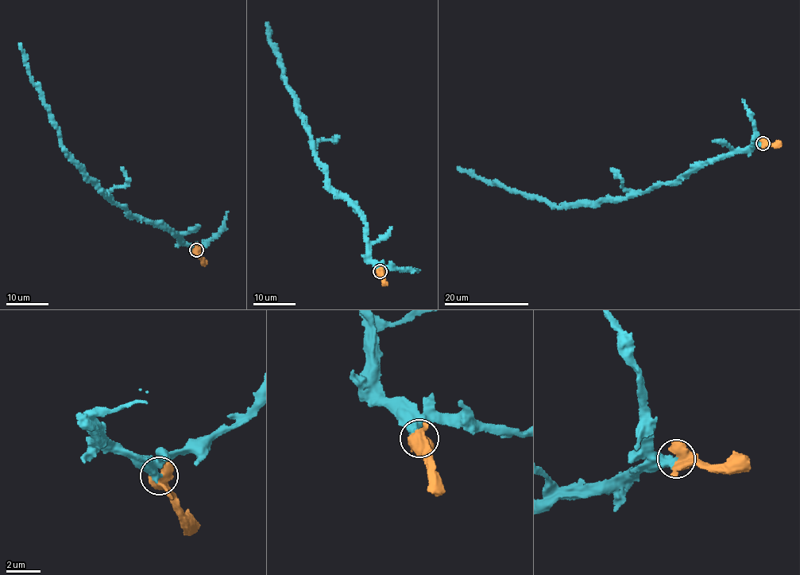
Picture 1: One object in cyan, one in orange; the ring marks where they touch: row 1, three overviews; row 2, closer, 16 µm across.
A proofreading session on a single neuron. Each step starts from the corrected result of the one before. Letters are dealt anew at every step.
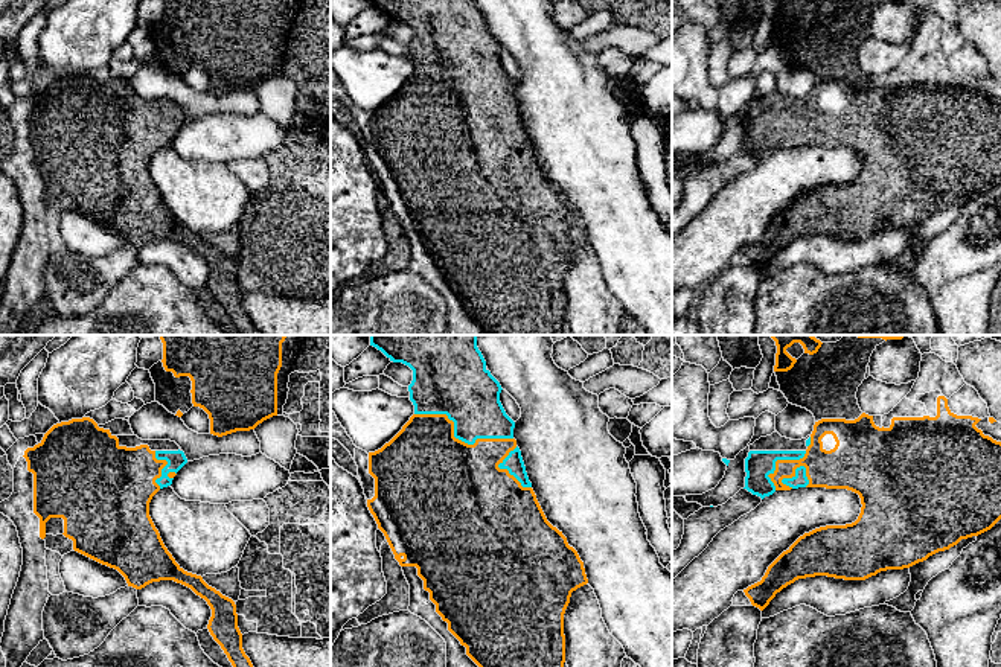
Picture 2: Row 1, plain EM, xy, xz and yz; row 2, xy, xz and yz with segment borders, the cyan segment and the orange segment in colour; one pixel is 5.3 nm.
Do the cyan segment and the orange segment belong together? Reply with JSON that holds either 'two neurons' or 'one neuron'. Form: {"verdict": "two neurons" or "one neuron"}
{"verdict": "one neuron"}

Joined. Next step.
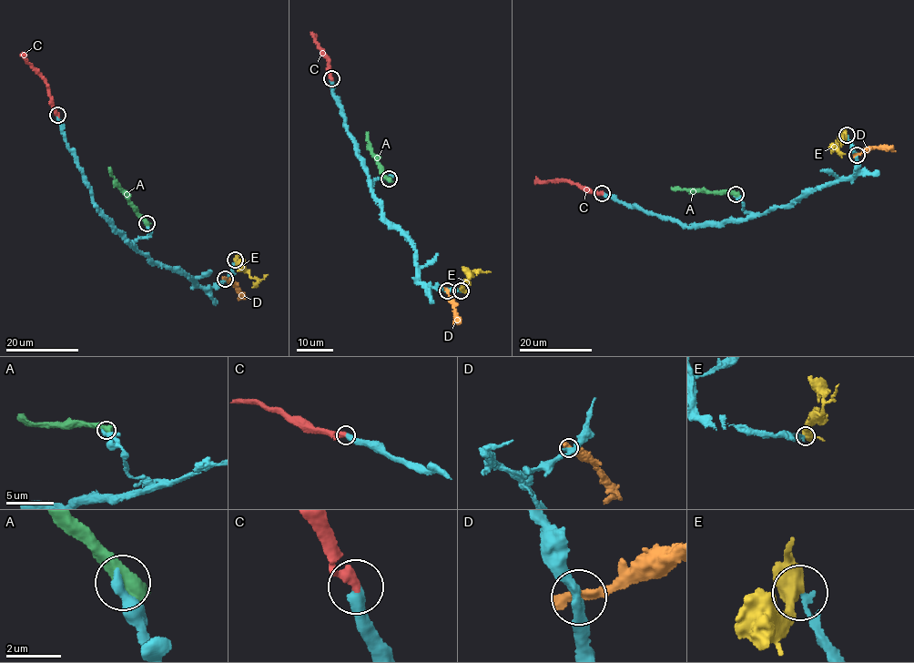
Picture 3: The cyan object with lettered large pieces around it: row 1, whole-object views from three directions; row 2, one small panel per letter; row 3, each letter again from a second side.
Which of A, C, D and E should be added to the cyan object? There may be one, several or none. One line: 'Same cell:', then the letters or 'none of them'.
Same cell: C

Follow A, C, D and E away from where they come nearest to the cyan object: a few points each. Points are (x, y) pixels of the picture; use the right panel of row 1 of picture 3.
A: (736, 194), (671, 188)
C: (602, 193), (583, 189), (567, 181), (534, 182)
D: (857, 155), (878, 147), (888, 147), (895, 151)
E: (847, 135), (837, 150), (838, 145), (835, 140)

